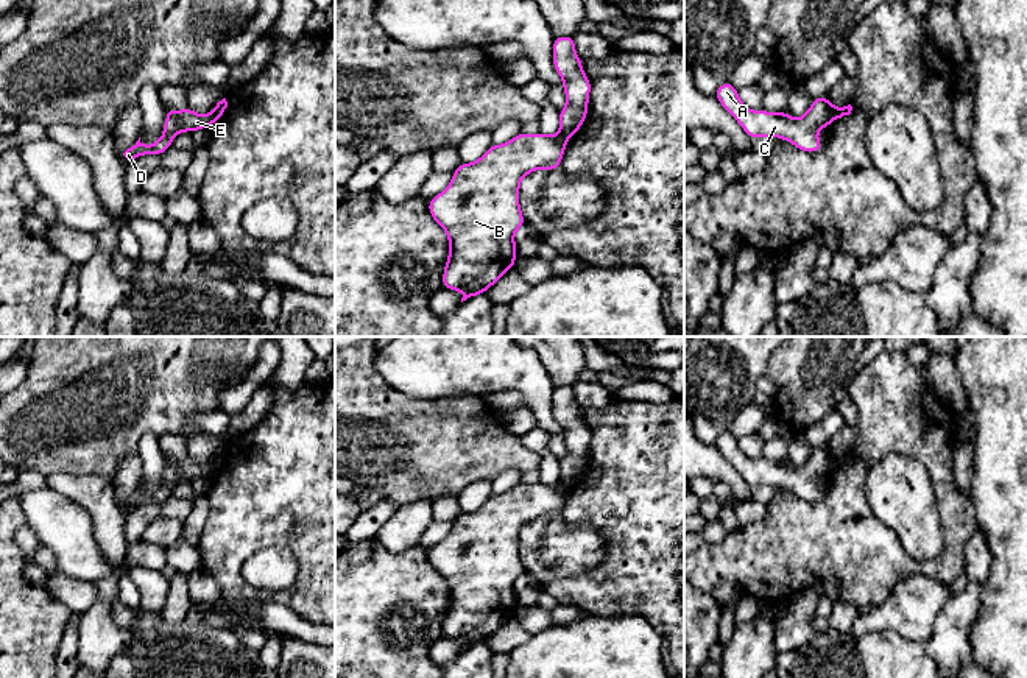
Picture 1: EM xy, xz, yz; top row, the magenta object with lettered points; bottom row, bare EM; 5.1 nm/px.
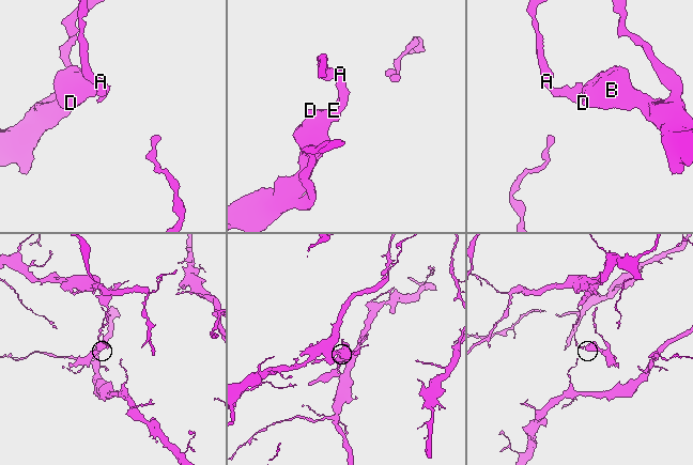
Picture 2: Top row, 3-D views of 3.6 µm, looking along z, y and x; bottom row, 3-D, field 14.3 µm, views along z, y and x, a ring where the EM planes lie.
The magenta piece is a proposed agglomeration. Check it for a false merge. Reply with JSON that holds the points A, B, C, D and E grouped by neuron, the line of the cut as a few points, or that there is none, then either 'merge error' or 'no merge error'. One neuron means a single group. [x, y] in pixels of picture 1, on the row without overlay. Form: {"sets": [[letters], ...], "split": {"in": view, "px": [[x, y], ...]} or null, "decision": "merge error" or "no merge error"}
{"sets": [["A", "C"], ["B", "D", "E"]], "split": {"in": "yz", "px": [[837, 459], [832, 468]]}, "decision": "merge error"}

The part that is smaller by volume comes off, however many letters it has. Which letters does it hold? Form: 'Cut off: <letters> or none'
Cut off: B, D, E

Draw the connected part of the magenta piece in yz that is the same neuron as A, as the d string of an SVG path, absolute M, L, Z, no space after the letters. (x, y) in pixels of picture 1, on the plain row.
M729 430L718 435L715 446L751 488L781 486L806 502L817 502L823 496L817 480L828 477L837 463L829 446L813 446L809 460L798 469L785 460L751 460L740 450L737 438Z

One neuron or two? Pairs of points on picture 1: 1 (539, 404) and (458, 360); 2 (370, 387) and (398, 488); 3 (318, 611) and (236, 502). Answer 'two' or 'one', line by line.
1: one
2: one
3: one

